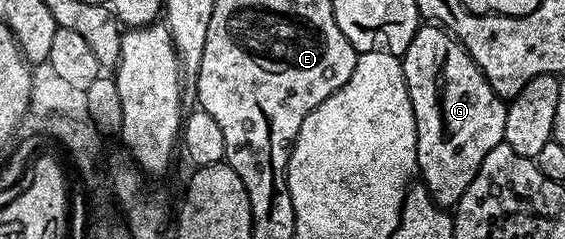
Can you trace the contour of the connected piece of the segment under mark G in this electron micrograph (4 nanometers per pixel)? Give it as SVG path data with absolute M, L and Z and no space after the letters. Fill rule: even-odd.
M436 24L418 25L407 52L400 55L407 92L411 96L411 108L417 125L417 168L420 181L435 201L443 207L456 207L457 201L467 192L471 180L483 164L483 156L491 148L502 145L507 124L507 102L491 88L487 76L471 60L469 53L453 35Z

